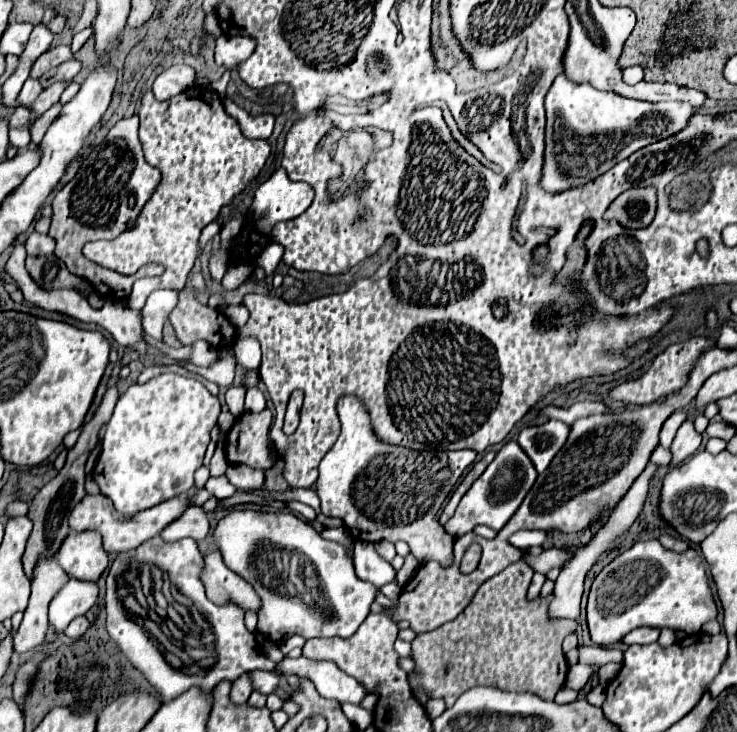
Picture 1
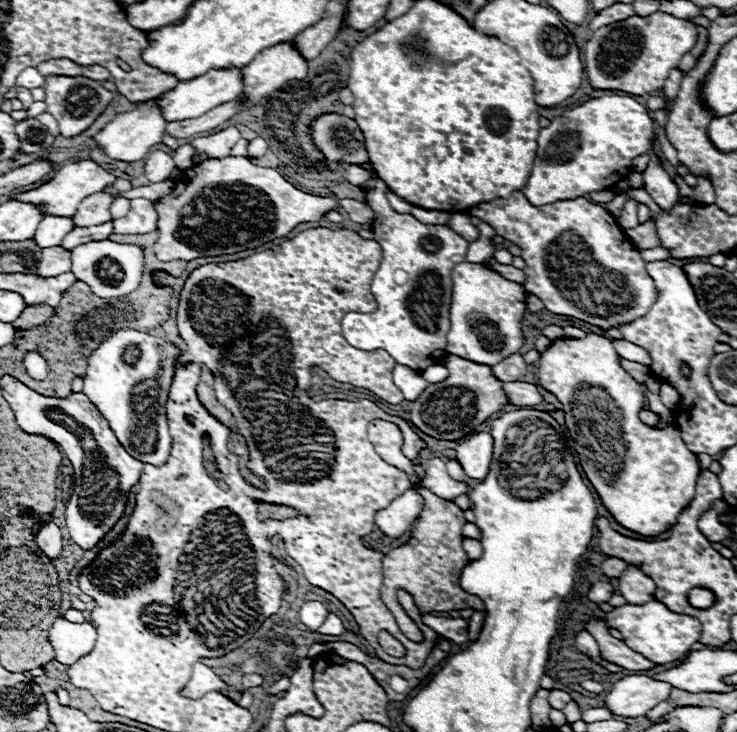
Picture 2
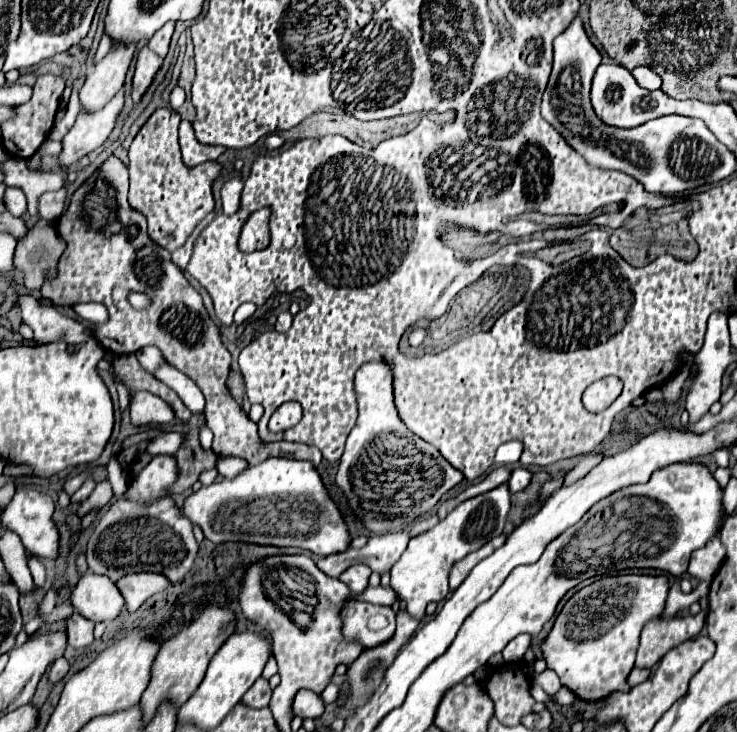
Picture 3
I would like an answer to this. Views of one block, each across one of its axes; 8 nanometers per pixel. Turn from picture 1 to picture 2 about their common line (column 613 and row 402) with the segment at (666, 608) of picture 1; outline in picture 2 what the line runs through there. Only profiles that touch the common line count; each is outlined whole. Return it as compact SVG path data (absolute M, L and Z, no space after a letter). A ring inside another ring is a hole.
M588 334L586 338L578 338L578 340L576 340L576 338L560 338L560 340L556 340L554 344L550 344L550 348L540 356L540 360L538 360L536 366L538 366L538 374L536 374L536 376L538 376L538 380L540 380L540 386L546 388L546 390L550 390L550 392L562 402L562 410L564 410L564 414L566 414L566 426L568 426L568 430L570 430L572 440L576 442L576 454L578 454L578 458L580 458L580 464L582 464L582 468L584 468L584 472L586 472L590 484L592 484L594 490L598 492L598 496L600 496L604 508L614 516L614 520L616 520L620 526L624 526L624 528L628 528L628 530L632 530L632 532L636 532L636 534L642 534L642 536L660 536L660 534L668 532L668 530L678 522L680 512L694 500L694 494L696 494L696 480L698 480L698 474L700 474L702 468L700 468L700 464L698 464L698 456L686 448L686 444L684 444L684 440L682 440L682 436L680 436L680 430L678 430L676 426L668 426L668 428L658 430L658 428L648 426L648 424L644 424L644 422L640 420L638 414L640 414L640 410L644 410L644 406L646 406L644 386L642 386L640 382L636 382L628 372L622 370L622 366L618 364L618 354L616 354L614 346L610 344L610 340L604 338L604 336L598 336L598 334Z

